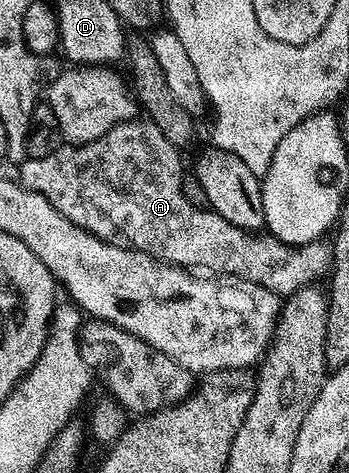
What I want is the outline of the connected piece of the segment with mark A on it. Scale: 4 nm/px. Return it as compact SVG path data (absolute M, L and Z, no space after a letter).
M131 121L128 123L117 123L112 129L108 129L108 133L104 133L104 137L100 137L91 143L80 143L77 145L61 145L57 149L49 153L46 157L39 159L25 158L17 168L16 175L20 182L29 189L40 193L47 199L52 206L60 213L64 213L64 217L68 217L68 221L72 221L72 225L80 225L80 229L84 229L88 233L92 233L96 238L111 243L117 247L125 247L131 251L143 251L145 255L151 255L155 261L164 263L172 263L175 267L183 269L202 269L198 267L207 267L207 272L217 273L222 277L233 277L236 279L247 279L249 283L259 283L264 289L268 289L273 295L285 297L291 295L293 291L298 291L302 287L308 287L319 282L318 278L325 276L332 267L332 247L329 242L319 241L317 243L305 243L299 247L290 247L286 243L274 238L269 233L251 233L241 231L238 227L232 225L228 221L224 221L224 217L220 217L215 211L194 210L192 205L184 199L184 193L181 192L181 181L184 174L182 168L182 159L179 148L172 145L172 141L168 141L168 137L164 137L164 133L160 133L160 129L156 129L156 125L149 121Z

